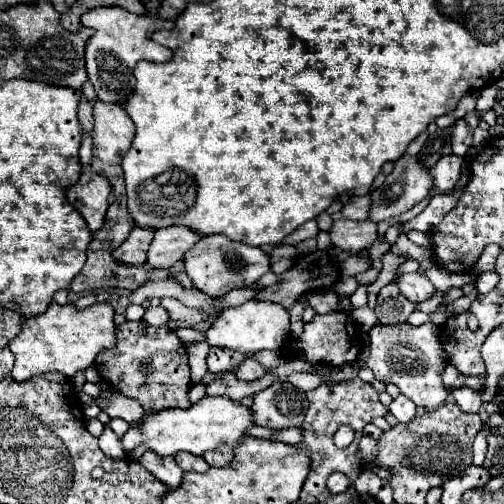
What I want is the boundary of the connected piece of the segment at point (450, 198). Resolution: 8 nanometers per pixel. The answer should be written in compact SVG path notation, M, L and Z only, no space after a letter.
M457 190L453 194L447 194L447 196L435 196L431 198L429 206L419 214L415 216L413 220L405 222L399 226L399 232L411 232L411 230L421 230L421 232L429 232L433 226L437 226L443 216L455 208L459 196L463 194L463 190Z

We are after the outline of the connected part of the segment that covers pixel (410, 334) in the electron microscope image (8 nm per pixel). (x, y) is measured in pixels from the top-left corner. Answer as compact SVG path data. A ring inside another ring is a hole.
M437 310L430 314L430 320L425 326L413 328L409 324L395 324L395 326L373 326L369 330L369 358L365 366L371 368L373 376L385 384L395 384L401 394L411 398L417 406L425 410L435 410L447 400L447 392L441 384L441 374L445 370L445 354L439 342L437 328L433 326L431 318Z

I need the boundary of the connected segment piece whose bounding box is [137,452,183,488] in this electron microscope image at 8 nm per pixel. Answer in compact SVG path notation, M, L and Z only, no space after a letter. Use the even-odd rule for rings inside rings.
M145 452L141 458L137 458L137 462L147 468L151 474L155 474L155 478L159 482L163 482L167 488L177 488L181 486L183 480L183 470L177 466L175 458L159 458L157 454Z

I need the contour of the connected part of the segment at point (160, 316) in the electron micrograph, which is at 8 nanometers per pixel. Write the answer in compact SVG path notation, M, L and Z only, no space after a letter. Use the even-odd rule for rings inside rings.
M151 306L143 314L143 322L147 322L149 326L163 326L163 324L169 324L169 316L163 306L155 306L155 308Z

